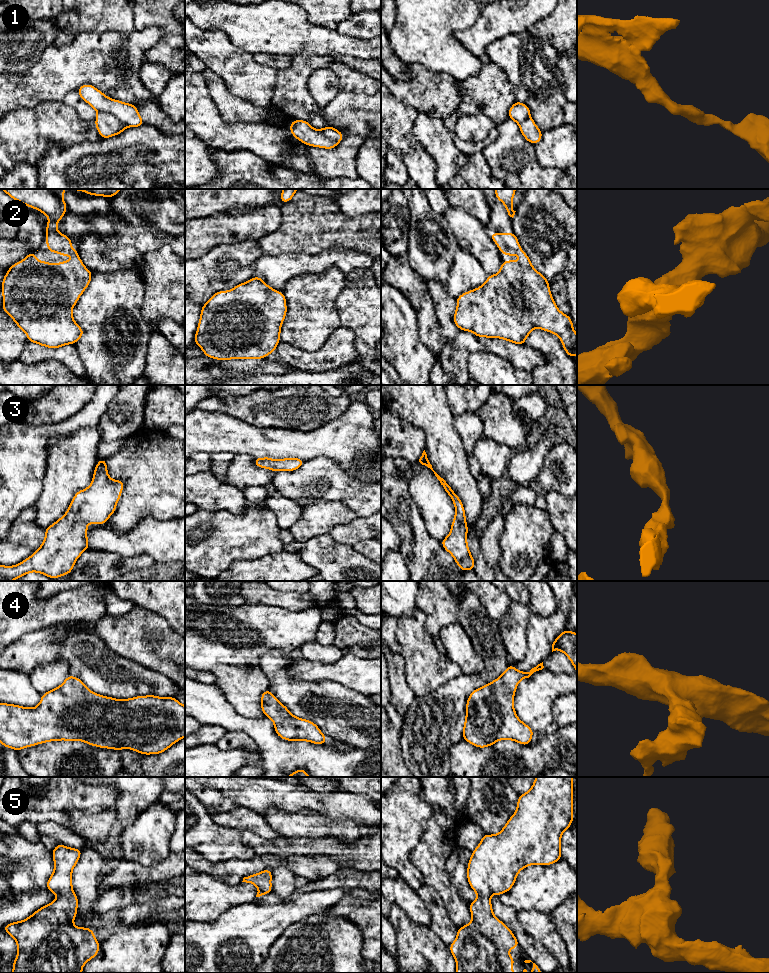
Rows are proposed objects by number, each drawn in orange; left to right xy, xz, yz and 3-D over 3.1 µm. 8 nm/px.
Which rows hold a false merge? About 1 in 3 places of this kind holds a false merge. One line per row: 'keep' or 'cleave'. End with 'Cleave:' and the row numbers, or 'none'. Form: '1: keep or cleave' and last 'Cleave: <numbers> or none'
1: cleave
2: keep
3: keep
4: keep
5: keep
Cleave: 1

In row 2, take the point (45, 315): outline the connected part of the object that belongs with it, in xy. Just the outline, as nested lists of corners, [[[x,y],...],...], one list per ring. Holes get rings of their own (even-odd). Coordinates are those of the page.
[[[1,189],[14,200],[25,206],[44,213],[49,222],[46,226],[48,251],[63,256],[72,254],[72,261],[47,263],[35,257],[35,251],[22,261],[13,264],[2,281],[3,306],[5,311],[27,335],[28,341],[48,348],[60,348],[75,344],[84,335],[82,328],[75,322],[72,309],[91,282],[92,272],[79,257],[78,249],[72,249],[71,239],[57,231],[57,222],[66,213],[67,204],[62,195],[66,189]]]

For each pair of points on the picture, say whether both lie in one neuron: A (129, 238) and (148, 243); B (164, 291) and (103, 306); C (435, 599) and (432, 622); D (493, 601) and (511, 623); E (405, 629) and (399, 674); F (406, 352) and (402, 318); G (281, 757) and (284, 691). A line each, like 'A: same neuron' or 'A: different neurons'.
A: same neuron
B: different neurons
C: same neuron
D: different neurons
E: different neurons
F: same neuron
G: different neurons

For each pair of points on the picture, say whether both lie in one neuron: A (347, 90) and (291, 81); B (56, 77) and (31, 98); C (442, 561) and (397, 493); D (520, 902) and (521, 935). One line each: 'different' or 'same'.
A: same
B: same
C: same
D: different

